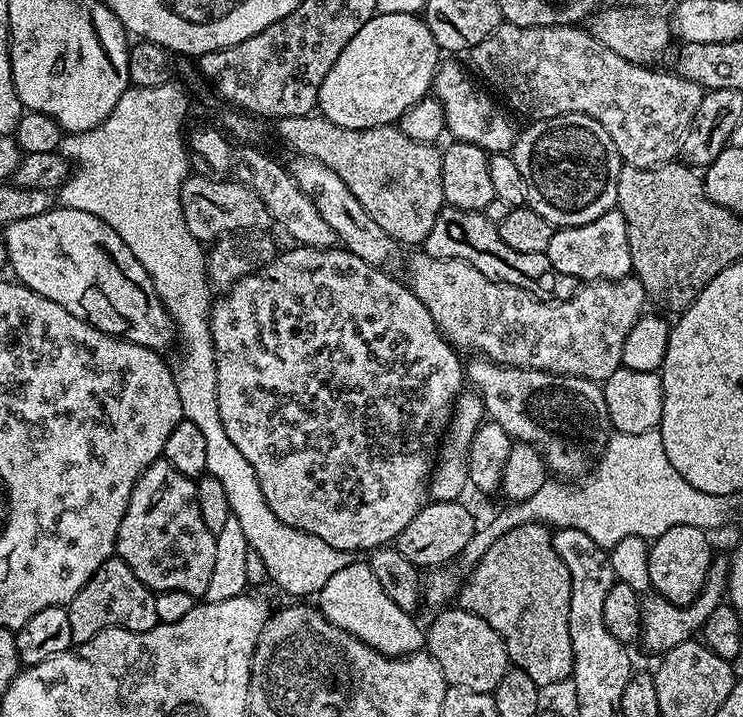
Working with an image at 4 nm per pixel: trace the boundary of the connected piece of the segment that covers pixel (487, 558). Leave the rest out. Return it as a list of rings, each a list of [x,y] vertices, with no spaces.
[[[541,523],[514,526],[514,530],[502,534],[502,538],[498,538],[498,542],[494,542],[488,547],[486,554],[482,554],[482,560],[472,566],[467,574],[469,574],[468,581],[465,584],[463,581],[458,588],[459,607],[465,608],[470,614],[478,614],[478,618],[482,618],[482,622],[490,622],[490,626],[494,626],[494,630],[498,630],[508,651],[509,661],[526,674],[530,674],[530,678],[534,678],[534,682],[540,689],[548,690],[551,684],[560,684],[563,680],[565,683],[571,677],[574,666],[574,646],[570,642],[570,570],[566,570],[566,562],[562,562],[562,558],[558,558],[558,550],[554,550],[552,532]]]

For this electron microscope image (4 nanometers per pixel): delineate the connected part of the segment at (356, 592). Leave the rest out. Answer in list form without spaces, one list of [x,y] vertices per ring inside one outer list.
[[[354,562],[346,566],[346,570],[338,570],[338,574],[334,574],[318,593],[318,607],[334,626],[346,630],[384,656],[410,656],[425,647],[425,629],[412,621],[413,613],[402,610],[402,606],[397,606],[386,590],[382,590],[378,578],[374,578],[371,563]]]

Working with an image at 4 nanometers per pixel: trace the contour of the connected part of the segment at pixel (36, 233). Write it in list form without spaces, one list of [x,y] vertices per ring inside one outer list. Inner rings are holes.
[[[54,206],[46,214],[7,225],[3,232],[2,243],[8,251],[11,275],[42,298],[58,302],[58,306],[70,310],[74,318],[82,318],[108,336],[119,336],[131,344],[164,350],[174,340],[172,320],[164,309],[164,303],[158,298],[152,280],[146,270],[142,270],[142,262],[138,262],[138,258],[130,254],[130,246],[126,246],[126,242],[122,242],[122,238],[118,238],[118,234],[114,234],[106,222],[94,218],[94,214],[86,214],[86,210]]]

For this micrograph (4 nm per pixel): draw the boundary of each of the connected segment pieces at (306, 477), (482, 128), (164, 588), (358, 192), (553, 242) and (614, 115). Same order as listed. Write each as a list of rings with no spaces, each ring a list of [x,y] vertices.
[[[292,246],[289,252],[283,252],[281,251],[269,264],[263,264],[261,268],[257,268],[256,271],[248,276],[243,276],[240,280],[237,280],[231,288],[221,295],[224,296],[221,300],[219,297],[213,303],[212,309],[208,313],[210,334],[214,342],[216,373],[218,374],[218,416],[222,418],[222,430],[226,430],[226,438],[230,438],[230,442],[234,442],[234,446],[238,446],[238,450],[242,453],[242,458],[246,458],[246,462],[250,462],[250,466],[254,466],[254,474],[258,478],[258,486],[262,486],[262,494],[266,498],[270,510],[274,510],[274,514],[278,519],[286,522],[286,526],[302,530],[314,538],[322,538],[322,542],[326,542],[326,546],[334,546],[334,550],[339,552],[351,552],[353,554],[365,552],[365,554],[368,554],[377,548],[391,545],[395,541],[396,536],[402,534],[402,530],[406,530],[406,525],[410,522],[410,518],[414,518],[414,514],[418,514],[418,510],[423,508],[429,499],[428,482],[432,475],[434,461],[438,456],[438,445],[448,431],[448,423],[452,421],[456,397],[461,395],[463,389],[460,387],[465,387],[466,368],[462,360],[460,364],[461,353],[449,344],[448,339],[438,330],[434,318],[430,318],[430,310],[426,310],[426,306],[422,306],[422,302],[418,302],[418,298],[408,288],[407,283],[400,281],[399,284],[394,277],[387,276],[384,273],[387,271],[383,267],[362,262],[362,258],[358,258],[343,246],[333,246],[331,248]]]
[[[448,58],[441,63],[440,69],[436,71],[434,85],[434,95],[444,107],[448,123],[447,131],[450,136],[452,132],[451,139],[470,142],[474,146],[483,148],[489,154],[493,152],[511,153],[512,147],[516,145],[518,128],[512,125],[511,118],[507,116],[509,113],[503,107],[502,109],[496,108],[495,102],[488,97],[489,89],[484,86],[475,88],[471,78],[464,73],[463,66],[455,64],[452,60],[455,59]]]
[[[162,458],[142,473],[130,494],[122,526],[118,526],[115,555],[155,593],[182,590],[200,598],[210,586],[216,537],[206,530],[195,498],[193,477],[178,474]]]
[[[319,114],[286,118],[279,121],[278,128],[292,143],[293,153],[309,156],[330,166],[330,170],[334,170],[334,174],[338,174],[338,178],[350,186],[350,194],[362,202],[362,210],[366,210],[366,214],[370,214],[370,218],[374,218],[374,222],[378,222],[378,226],[382,226],[382,230],[386,230],[386,234],[390,234],[397,245],[423,245],[434,226],[434,218],[438,218],[440,211],[446,207],[442,194],[442,152],[439,147],[406,138],[399,126],[384,124],[380,128],[350,130],[334,126],[334,122]]]
[[[617,207],[602,214],[602,218],[594,218],[594,222],[586,222],[582,226],[556,228],[550,238],[547,253],[554,270],[570,274],[577,282],[621,280],[623,276],[633,275],[630,238],[626,238],[626,218],[622,218]]]
[[[502,22],[485,38],[482,42],[478,42],[478,46],[474,46],[470,53],[470,59],[474,67],[480,71],[480,76],[485,85],[489,89],[501,92],[508,99],[507,107],[509,109],[517,108],[522,115],[528,116],[532,120],[549,120],[555,116],[562,114],[570,114],[577,112],[578,114],[586,114],[590,118],[594,118],[602,125],[610,134],[610,138],[614,142],[614,146],[618,150],[621,161],[629,168],[657,168],[663,164],[671,164],[680,156],[680,147],[686,138],[686,130],[690,126],[690,122],[694,118],[694,114],[698,114],[698,106],[702,102],[705,89],[701,85],[690,82],[686,78],[677,76],[675,71],[668,72],[651,72],[651,67],[643,64],[635,64],[626,58],[622,58],[622,54],[614,54],[614,50],[610,50],[610,46],[606,46],[601,40],[596,39],[591,31],[585,30],[583,27],[573,26],[570,24],[555,24],[554,26],[538,26],[531,28],[530,26],[514,26],[507,22]]]

